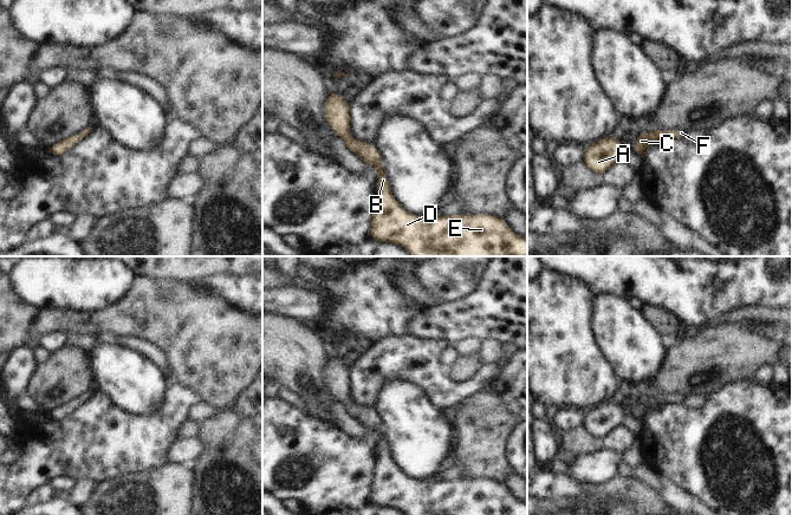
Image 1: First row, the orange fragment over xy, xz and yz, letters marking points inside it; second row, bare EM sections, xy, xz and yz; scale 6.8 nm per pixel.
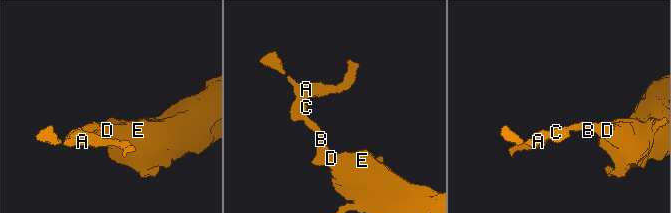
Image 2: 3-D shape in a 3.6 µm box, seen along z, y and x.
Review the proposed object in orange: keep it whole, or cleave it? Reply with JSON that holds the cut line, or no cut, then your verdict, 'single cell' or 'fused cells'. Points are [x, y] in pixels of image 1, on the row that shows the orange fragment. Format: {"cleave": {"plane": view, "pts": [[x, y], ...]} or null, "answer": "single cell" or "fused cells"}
{"cleave": null, "answer": "single cell"}

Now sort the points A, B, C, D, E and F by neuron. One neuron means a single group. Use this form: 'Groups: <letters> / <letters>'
Groups: A B C D E F.

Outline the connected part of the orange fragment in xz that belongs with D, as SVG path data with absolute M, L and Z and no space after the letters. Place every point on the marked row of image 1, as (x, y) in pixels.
M332 92L324 106L326 120L345 146L365 164L378 169L377 195L370 235L374 240L403 247L411 256L527 256L527 237L517 235L505 219L488 214L473 215L424 215L407 211L392 196L383 158L372 143L356 141L350 132L350 104L342 93Z

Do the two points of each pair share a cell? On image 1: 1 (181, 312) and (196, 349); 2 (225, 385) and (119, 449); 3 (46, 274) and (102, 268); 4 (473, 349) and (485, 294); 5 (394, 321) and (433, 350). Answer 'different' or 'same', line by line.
1: same
2: different
3: same
4: different
5: different

